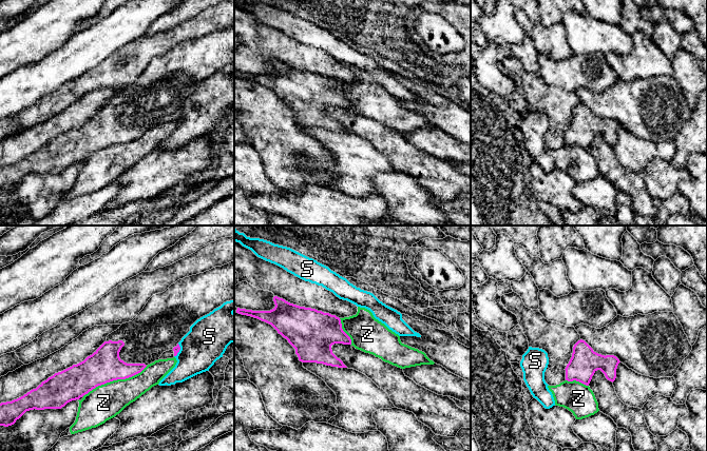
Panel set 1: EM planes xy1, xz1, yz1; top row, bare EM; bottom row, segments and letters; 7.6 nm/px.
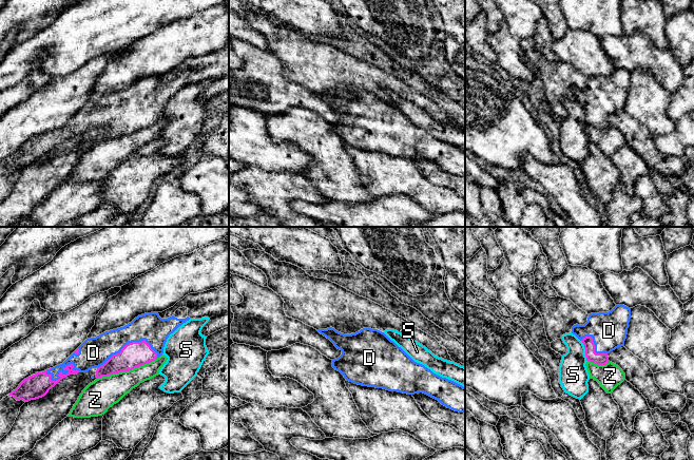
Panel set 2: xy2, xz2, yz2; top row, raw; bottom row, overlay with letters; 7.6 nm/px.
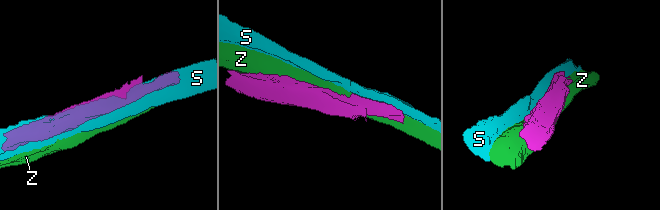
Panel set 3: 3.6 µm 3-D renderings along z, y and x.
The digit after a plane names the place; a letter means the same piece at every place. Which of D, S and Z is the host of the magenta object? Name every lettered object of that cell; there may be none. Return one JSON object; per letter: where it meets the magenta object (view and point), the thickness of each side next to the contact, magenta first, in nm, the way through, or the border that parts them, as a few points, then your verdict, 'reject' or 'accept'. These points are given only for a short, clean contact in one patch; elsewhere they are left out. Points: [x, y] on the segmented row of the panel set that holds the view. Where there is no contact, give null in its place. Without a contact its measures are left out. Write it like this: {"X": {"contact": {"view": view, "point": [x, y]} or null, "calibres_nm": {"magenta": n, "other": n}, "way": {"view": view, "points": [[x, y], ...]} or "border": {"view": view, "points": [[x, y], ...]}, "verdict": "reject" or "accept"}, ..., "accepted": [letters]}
{"D": {"contact": {"view": "xy2", "point": [60, 371]}, "calibres_nm": {"magenta": 180, "other": 170}, "verdict": "accept"}, "S": {"contact": {"view": "yz2", "point": [585, 351]}, "calibres_nm": {"magenta": 100, "other": 220}, "verdict": "reject"}, "Z": {"contact": {"view": "xy1", "point": [115, 379]}, "calibres_nm": {"magenta": 260, "other": 260}, "verdict": "reject"}, "accepted": ["D"]}

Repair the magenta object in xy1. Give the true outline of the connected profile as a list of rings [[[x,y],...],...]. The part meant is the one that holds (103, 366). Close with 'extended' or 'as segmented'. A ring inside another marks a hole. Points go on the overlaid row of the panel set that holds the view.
[[[122,340],[104,341],[83,361],[55,373],[36,389],[12,401],[0,404],[0,426],[8,427],[26,411],[61,409],[98,386],[140,373],[145,364],[127,364],[119,357]]] | as segmented

